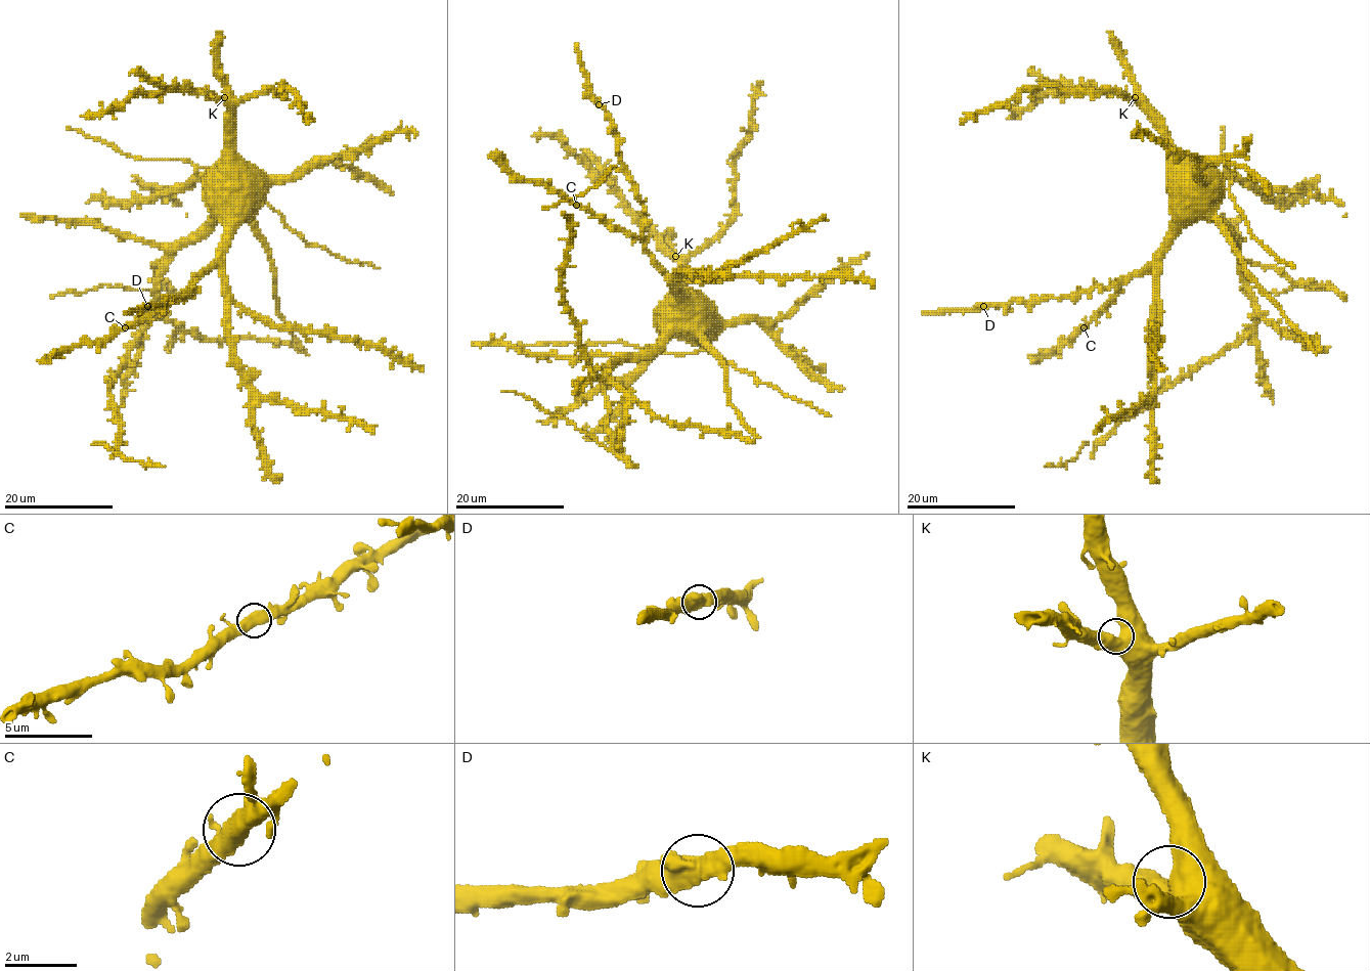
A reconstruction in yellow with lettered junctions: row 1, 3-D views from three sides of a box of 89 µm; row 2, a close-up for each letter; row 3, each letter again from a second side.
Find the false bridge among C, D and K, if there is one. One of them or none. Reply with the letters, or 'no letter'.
no letter

